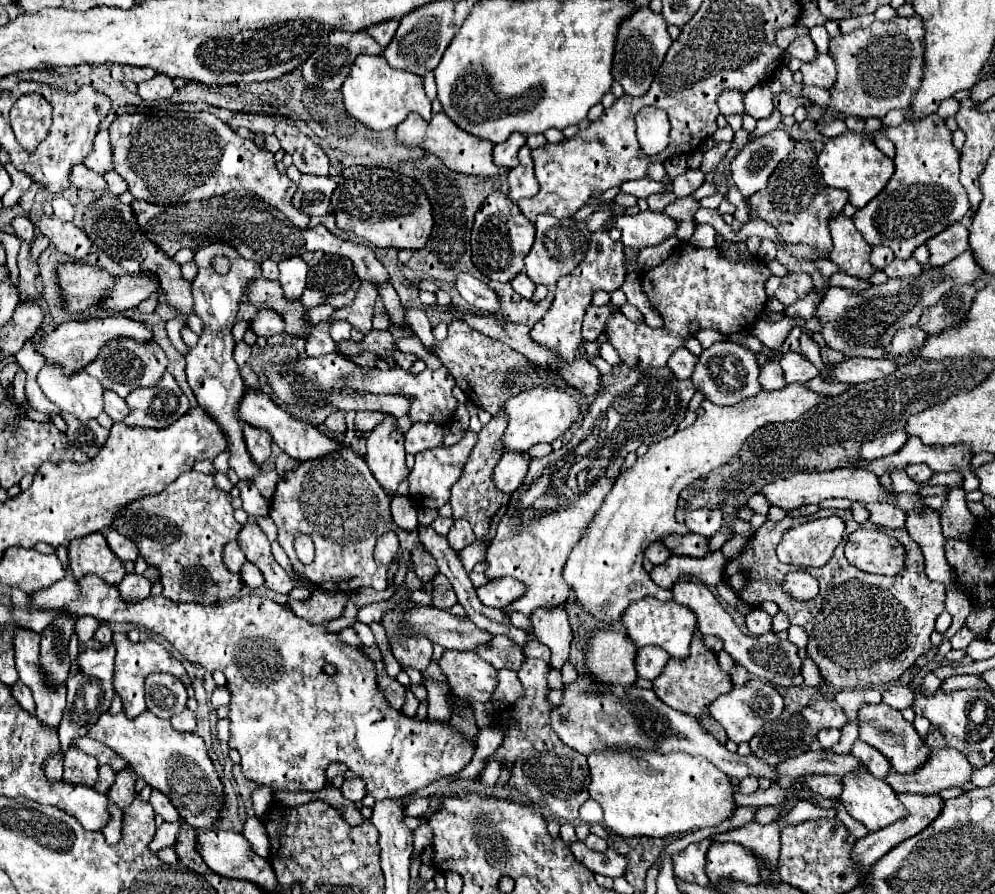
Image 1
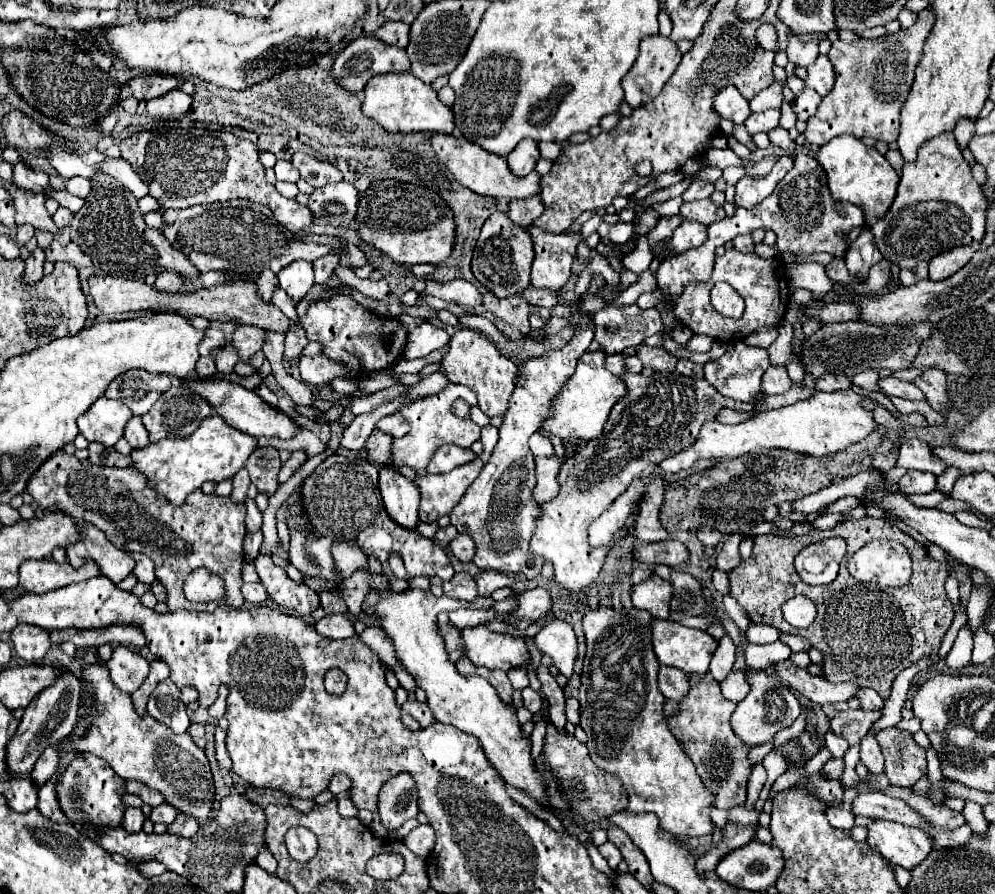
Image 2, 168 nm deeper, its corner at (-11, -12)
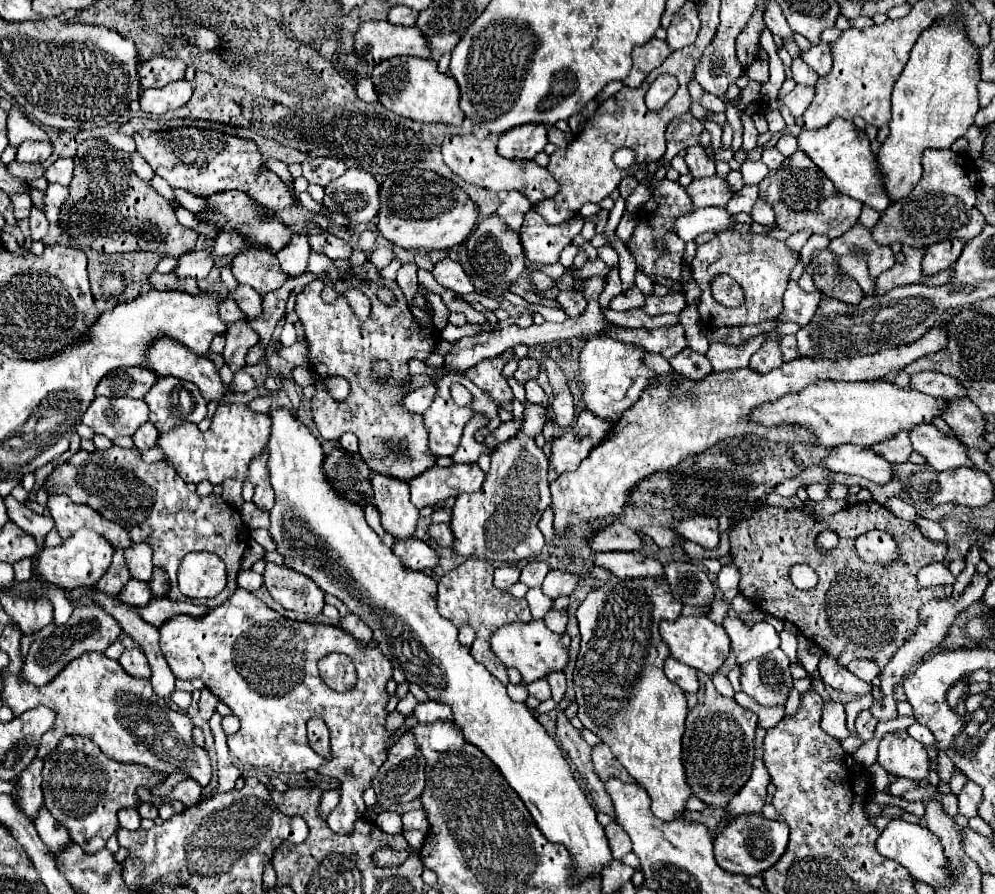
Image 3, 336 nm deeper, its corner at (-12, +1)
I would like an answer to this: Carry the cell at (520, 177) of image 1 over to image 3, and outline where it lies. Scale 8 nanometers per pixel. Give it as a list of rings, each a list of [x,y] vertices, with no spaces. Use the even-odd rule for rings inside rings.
[[[512,191],[508,193],[508,197],[502,201],[502,205],[498,207],[498,217],[506,221],[506,225],[512,229],[512,231],[518,231],[520,229],[520,223],[524,219],[524,213],[532,209],[532,205],[528,203],[528,199],[524,199],[524,195],[520,195],[518,191]]]

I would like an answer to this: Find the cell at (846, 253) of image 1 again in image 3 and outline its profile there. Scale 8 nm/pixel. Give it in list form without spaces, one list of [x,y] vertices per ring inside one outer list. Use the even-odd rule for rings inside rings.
[[[864,205],[864,207],[862,207],[862,215],[860,215],[858,223],[862,223],[866,229],[872,229],[872,227],[878,223],[878,219],[880,219],[880,213],[878,213],[878,211],[874,211],[872,207]]]

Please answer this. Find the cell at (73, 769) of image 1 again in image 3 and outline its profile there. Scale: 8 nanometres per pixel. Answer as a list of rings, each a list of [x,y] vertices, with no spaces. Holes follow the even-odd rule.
[[[66,735],[56,749],[52,749],[44,759],[42,769],[42,791],[44,807],[52,817],[68,829],[70,839],[84,849],[86,855],[94,855],[104,849],[108,837],[116,831],[118,819],[116,813],[124,807],[138,807],[136,789],[154,789],[168,775],[154,771],[136,763],[118,763],[106,757],[96,743],[84,737]]]

